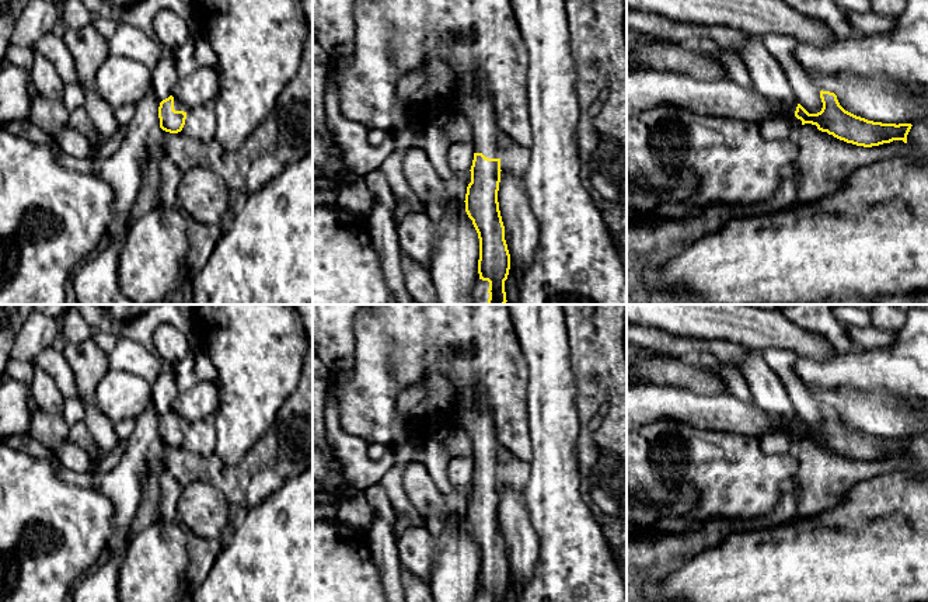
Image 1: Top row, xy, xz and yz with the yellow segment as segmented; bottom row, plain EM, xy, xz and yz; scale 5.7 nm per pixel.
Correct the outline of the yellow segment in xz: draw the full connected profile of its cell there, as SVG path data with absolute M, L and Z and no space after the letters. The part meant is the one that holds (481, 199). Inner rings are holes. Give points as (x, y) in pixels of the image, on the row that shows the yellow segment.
M471 74L465 77L463 114L470 121L474 135L471 182L464 202L479 239L478 274L479 279L489 282L488 305L505 305L510 254L505 240L498 191L506 138L496 123L488 98L477 94L477 79Z

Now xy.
M170 95L158 107L160 128L170 133L182 131L186 119L186 108L177 98Z

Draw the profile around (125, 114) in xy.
M128 104L121 108L116 108L114 112L115 112L118 122L121 125L126 126L133 119L133 116L136 114L136 105Z

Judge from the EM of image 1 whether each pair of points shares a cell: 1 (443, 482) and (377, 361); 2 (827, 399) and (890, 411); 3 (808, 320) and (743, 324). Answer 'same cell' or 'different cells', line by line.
1: different cells
2: same cell
3: different cells

